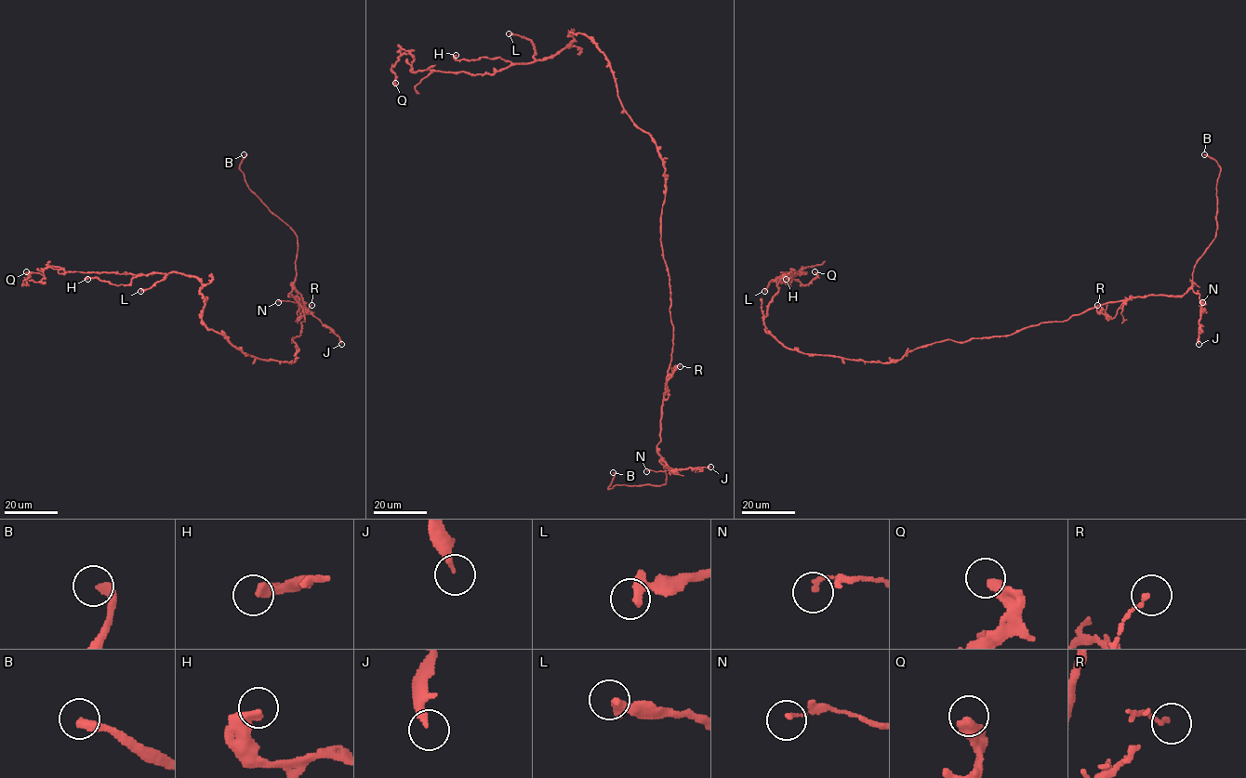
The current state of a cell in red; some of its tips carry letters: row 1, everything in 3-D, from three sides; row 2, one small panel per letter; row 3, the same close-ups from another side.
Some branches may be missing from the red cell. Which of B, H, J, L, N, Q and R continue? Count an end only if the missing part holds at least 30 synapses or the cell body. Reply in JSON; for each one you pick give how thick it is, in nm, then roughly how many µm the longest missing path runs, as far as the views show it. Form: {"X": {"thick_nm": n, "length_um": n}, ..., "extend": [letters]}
{"B": {"thick_nm": 280, "length_um": 6}, "extend": ["B"]}

